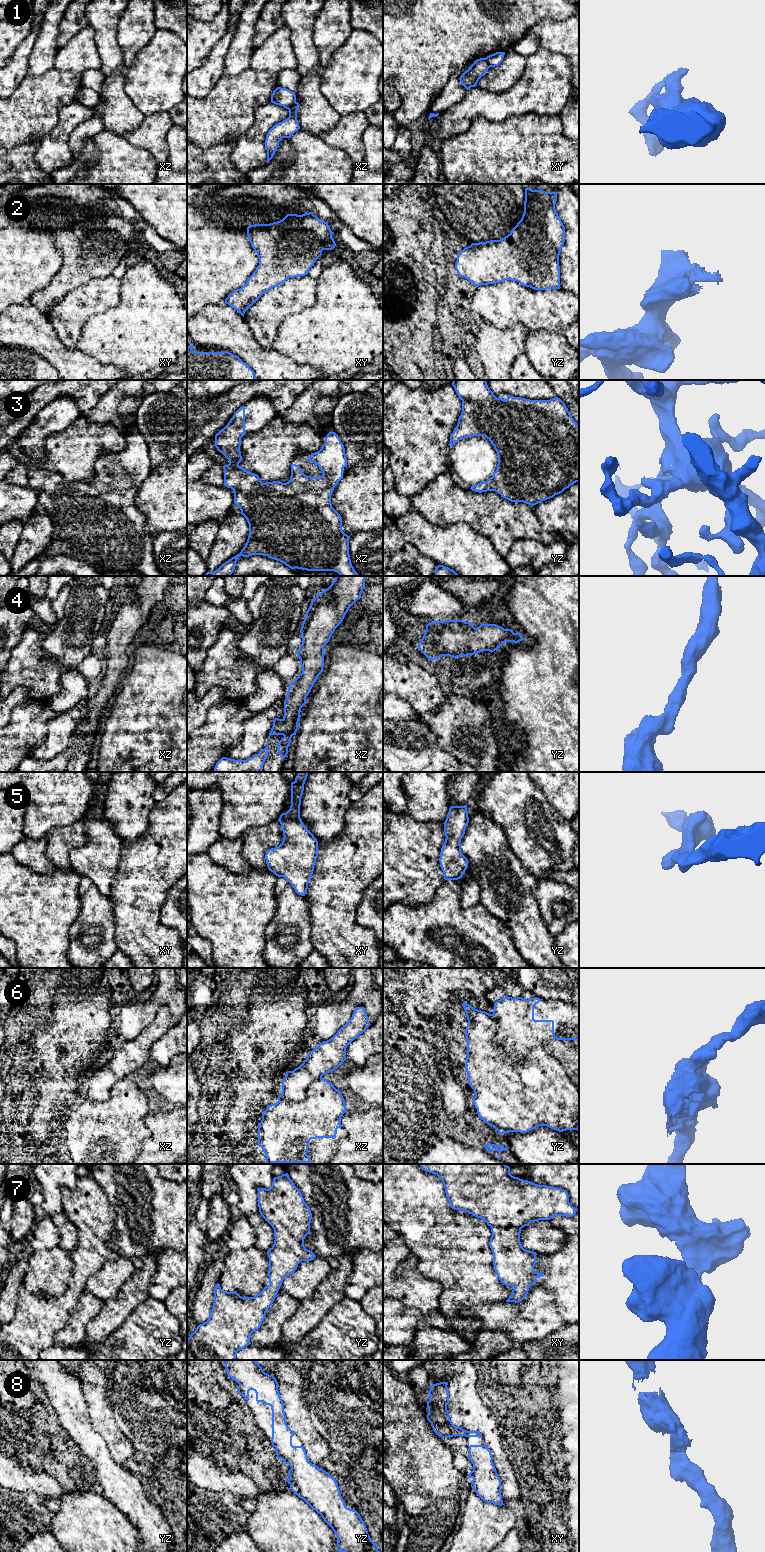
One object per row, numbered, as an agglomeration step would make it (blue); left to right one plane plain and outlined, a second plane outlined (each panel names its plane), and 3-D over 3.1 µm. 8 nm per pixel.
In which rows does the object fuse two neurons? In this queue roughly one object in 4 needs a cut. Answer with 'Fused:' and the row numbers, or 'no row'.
Fused: 1

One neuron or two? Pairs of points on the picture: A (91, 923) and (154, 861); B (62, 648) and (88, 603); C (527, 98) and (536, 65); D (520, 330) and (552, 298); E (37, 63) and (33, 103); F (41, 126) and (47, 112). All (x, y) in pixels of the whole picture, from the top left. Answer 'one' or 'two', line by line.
A: two
B: one
C: one
D: two
E: two
F: one

